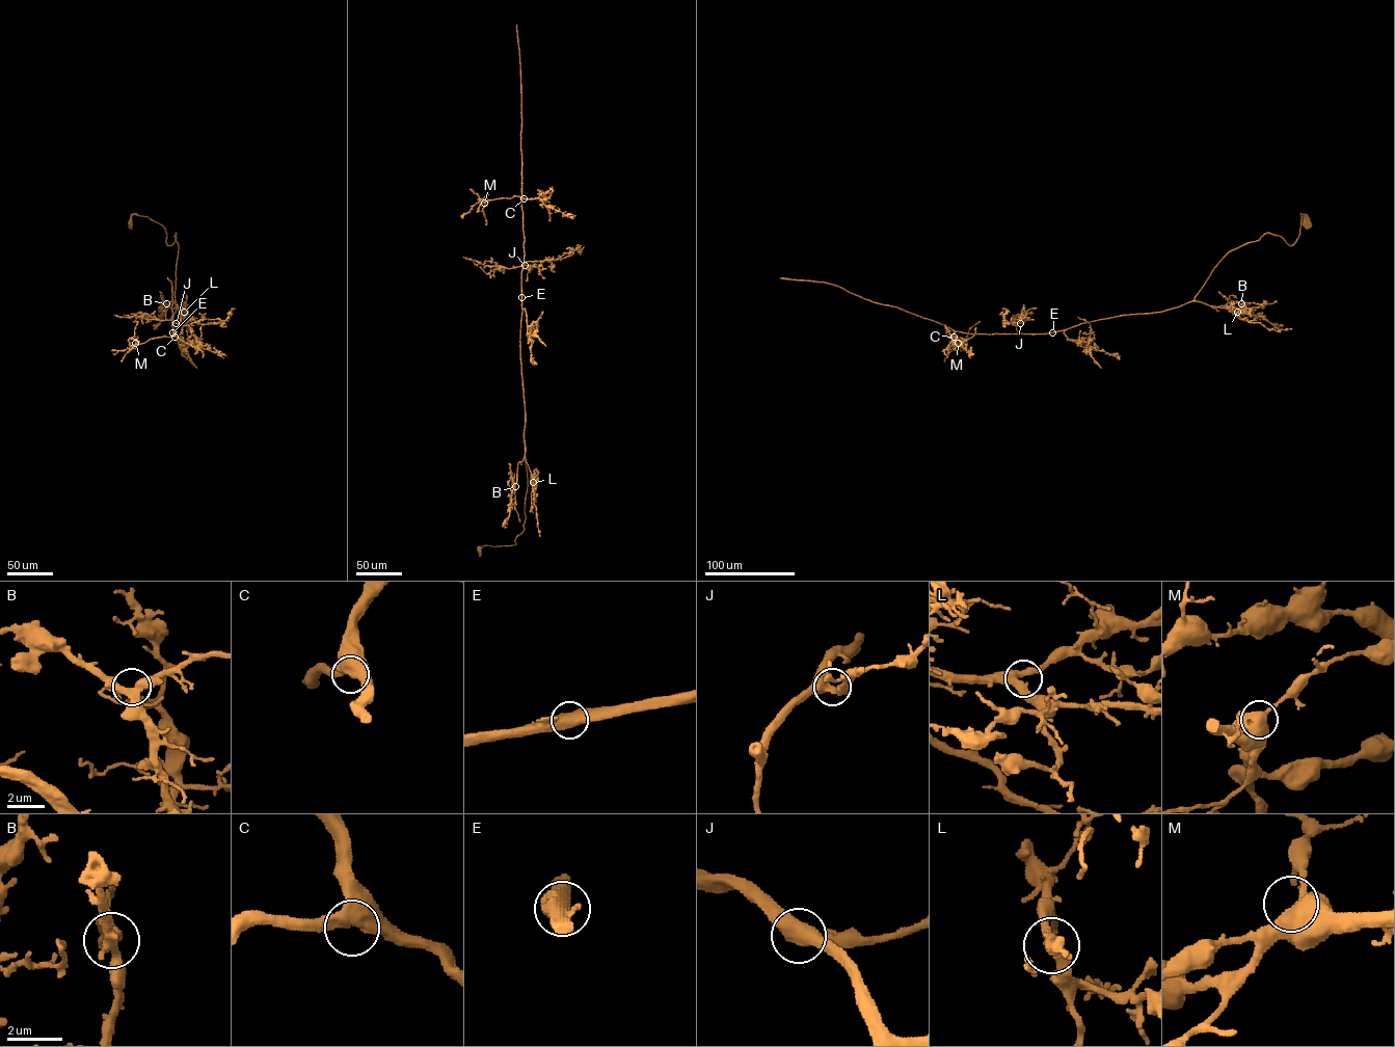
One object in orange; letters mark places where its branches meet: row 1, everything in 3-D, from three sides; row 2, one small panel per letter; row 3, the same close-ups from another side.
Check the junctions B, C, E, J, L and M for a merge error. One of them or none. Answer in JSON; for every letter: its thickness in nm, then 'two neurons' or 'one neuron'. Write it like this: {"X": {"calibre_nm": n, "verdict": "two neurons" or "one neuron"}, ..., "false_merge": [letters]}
{"B": {"calibre_nm": 360, "verdict": "one neuron"}, "C": {"calibre_nm": 550, "verdict": "one neuron"}, "E": {"calibre_nm": 550, "verdict": "one neuron"}, "J": {"calibre_nm": 400, "verdict": "one neuron"}, "L": {"calibre_nm": 360, "verdict": "one neuron"}, "M": {"calibre_nm": 650, "verdict": "one neuron"}, "false_merge": []}

